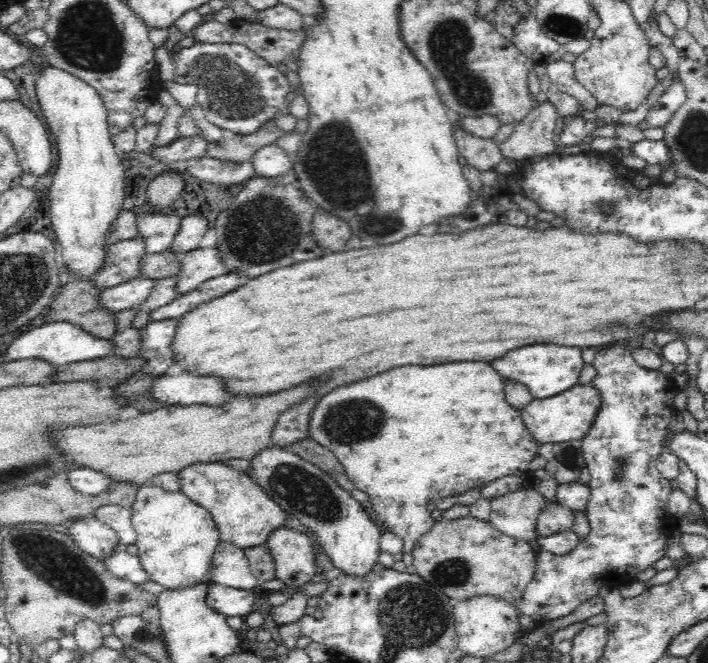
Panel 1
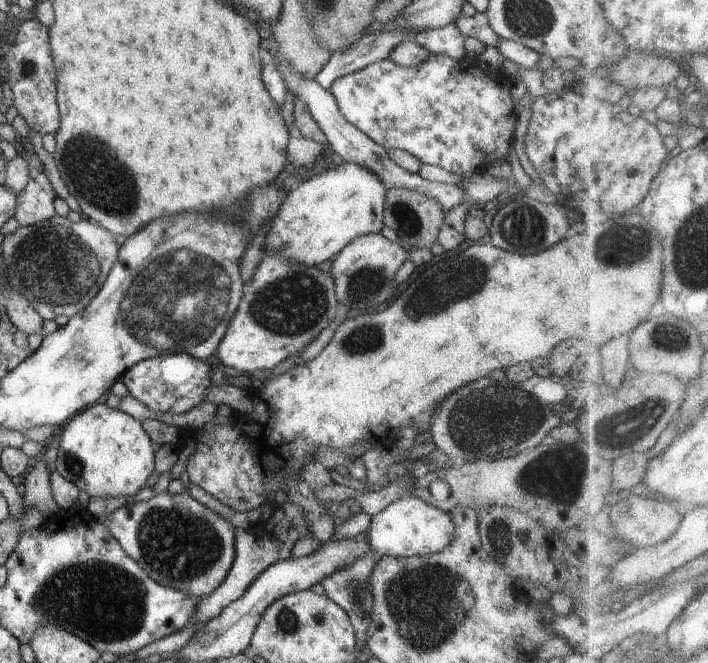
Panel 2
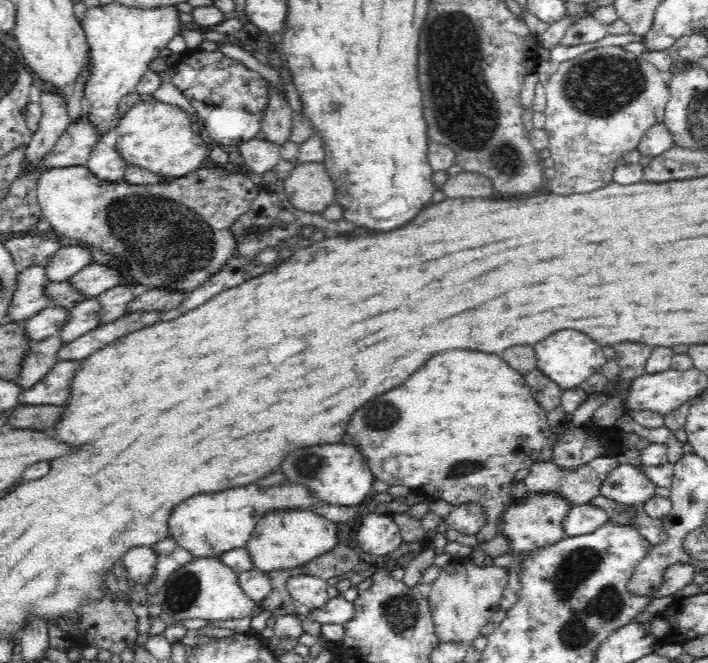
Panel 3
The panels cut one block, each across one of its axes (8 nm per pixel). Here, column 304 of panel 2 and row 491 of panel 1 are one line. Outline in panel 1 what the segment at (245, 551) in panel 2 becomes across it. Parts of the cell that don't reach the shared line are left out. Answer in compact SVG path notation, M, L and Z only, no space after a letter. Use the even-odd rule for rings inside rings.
M519 489L491 499L488 521L508 536L532 541L536 535L536 522L547 499L534 489Z

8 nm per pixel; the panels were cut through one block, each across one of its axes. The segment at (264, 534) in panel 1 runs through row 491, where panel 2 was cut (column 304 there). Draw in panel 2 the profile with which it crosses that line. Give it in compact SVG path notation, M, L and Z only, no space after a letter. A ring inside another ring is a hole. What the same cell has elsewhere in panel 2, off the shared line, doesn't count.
M344 161L336 168L304 180L289 191L284 204L270 221L270 230L262 242L262 246L266 246L264 253L286 258L288 262L319 267L355 238L381 232L388 190L373 171Z

